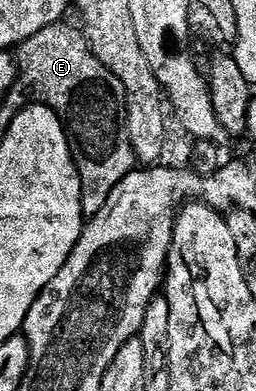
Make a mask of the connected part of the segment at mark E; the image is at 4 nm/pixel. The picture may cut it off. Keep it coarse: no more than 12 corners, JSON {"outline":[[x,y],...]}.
{"outline":[[81,28],[17,46],[21,84],[65,122],[82,215],[136,158],[124,83]]}

